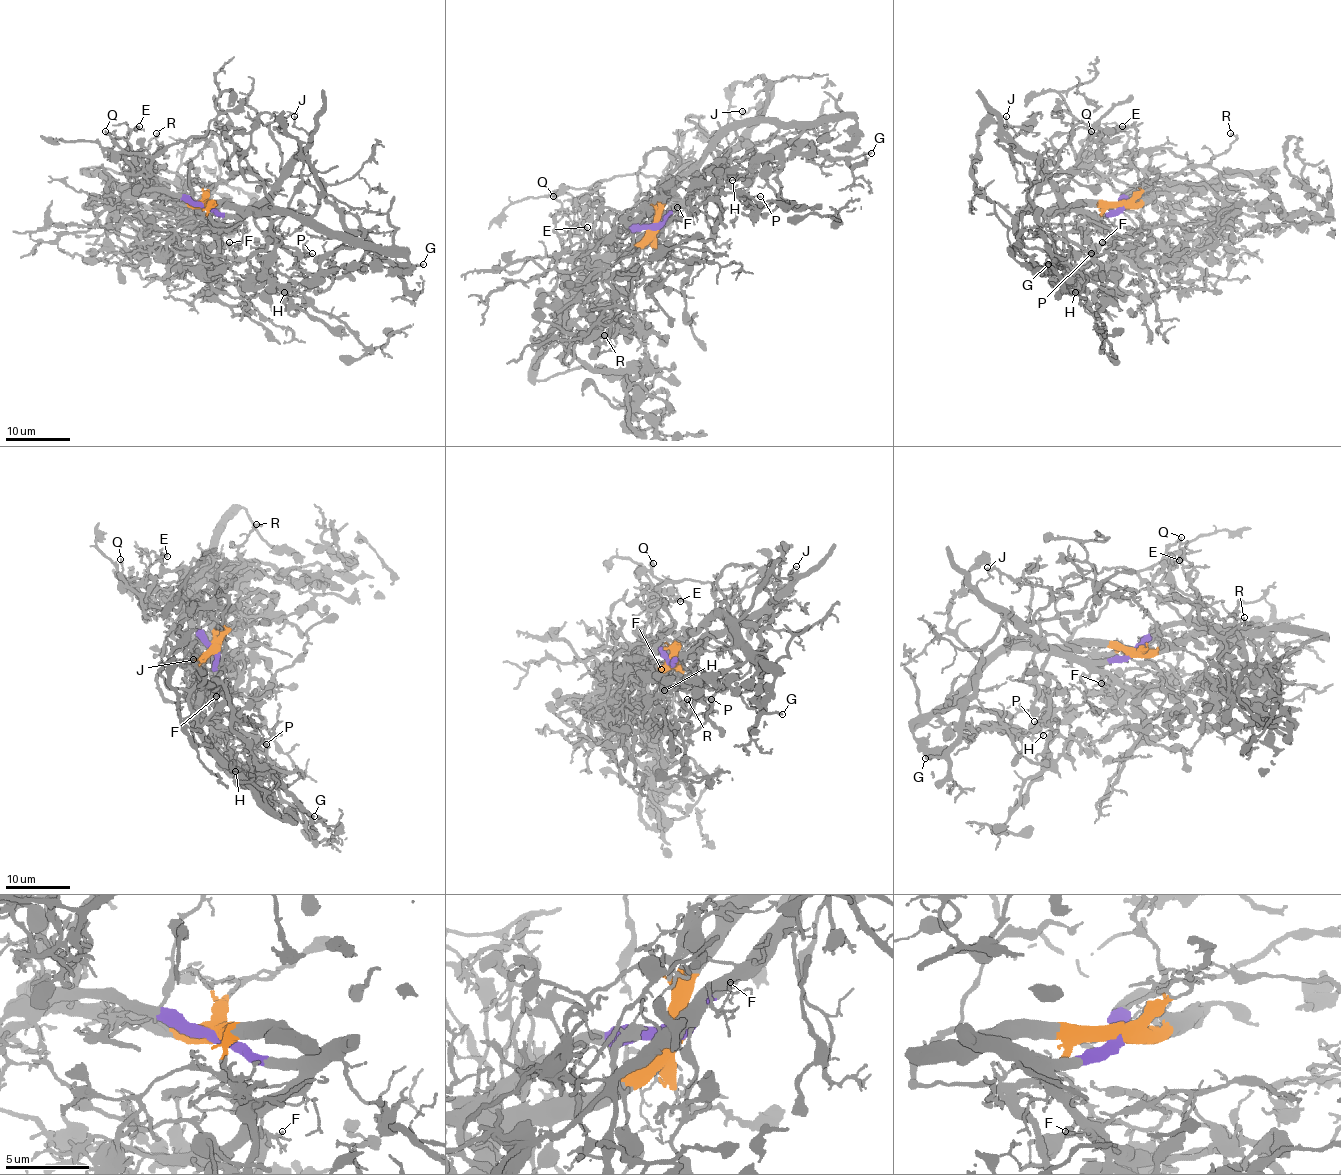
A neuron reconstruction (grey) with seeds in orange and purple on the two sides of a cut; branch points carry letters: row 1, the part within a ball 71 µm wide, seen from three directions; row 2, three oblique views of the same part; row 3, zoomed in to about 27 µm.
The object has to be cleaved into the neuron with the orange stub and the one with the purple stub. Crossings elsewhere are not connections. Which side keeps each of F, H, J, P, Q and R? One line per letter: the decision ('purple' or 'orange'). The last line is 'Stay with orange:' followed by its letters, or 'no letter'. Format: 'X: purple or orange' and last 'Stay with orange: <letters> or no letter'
F: purple
H: purple
J: purple
P: purple
Q: orange
R: purple
Stay with orange: Q

